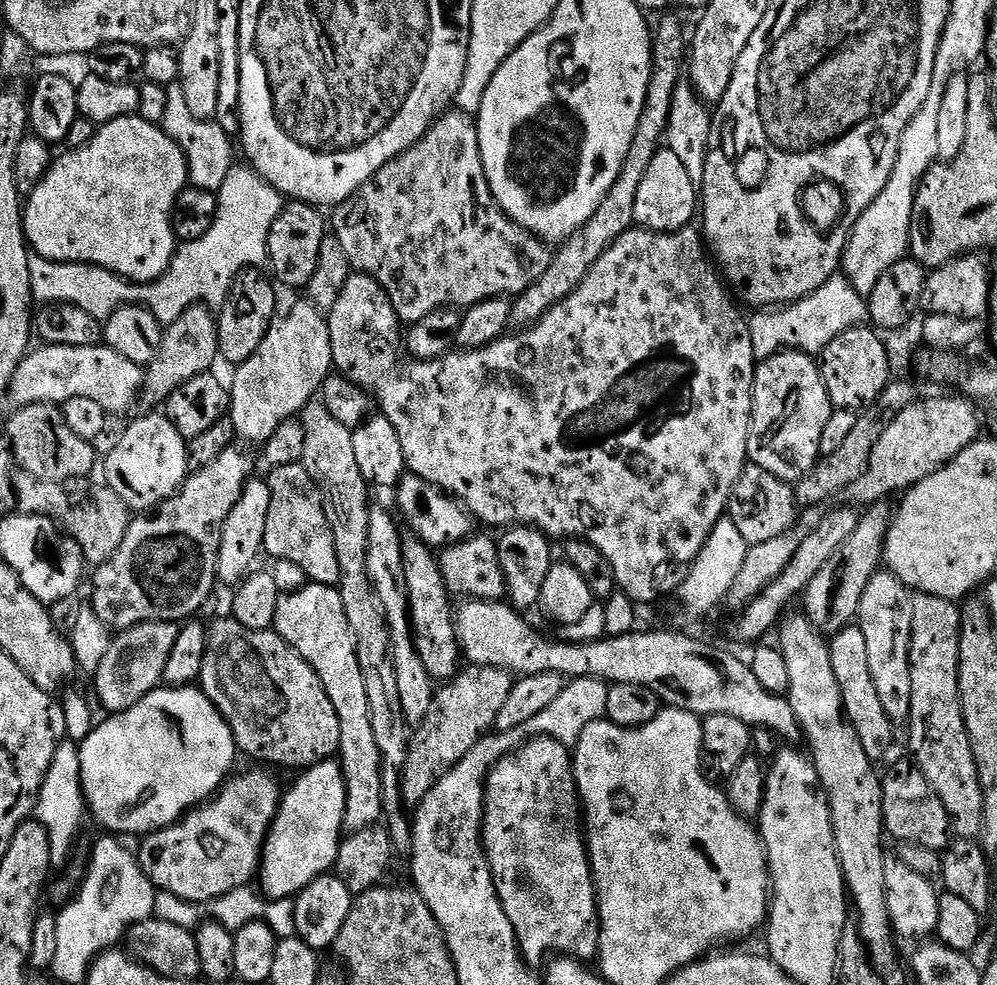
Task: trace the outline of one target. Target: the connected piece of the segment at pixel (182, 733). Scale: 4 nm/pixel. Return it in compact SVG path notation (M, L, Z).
M161 686L150 693L146 698L142 698L142 702L138 702L134 706L130 706L130 710L125 712L117 712L109 715L108 720L97 723L89 734L89 737L79 743L80 761L82 762L82 774L80 781L84 787L84 799L86 801L87 811L105 828L105 833L119 834L124 836L136 836L135 838L143 838L149 836L151 832L157 832L163 828L168 828L172 824L177 824L187 813L205 805L213 796L219 793L224 787L226 781L233 775L232 767L236 764L236 756L238 757L238 749L236 739L230 730L230 726L226 722L226 718L222 718L222 714L214 706L214 702L210 702L210 698L204 691L196 686Z

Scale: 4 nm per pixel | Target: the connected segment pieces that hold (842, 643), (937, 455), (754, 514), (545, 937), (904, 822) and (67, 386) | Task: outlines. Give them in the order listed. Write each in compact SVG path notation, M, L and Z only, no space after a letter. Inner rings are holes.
M859 626L843 628L831 637L828 649L830 663L834 666L834 678L838 678L838 686L842 690L844 709L854 730L858 730L858 738L862 738L862 750L866 750L873 762L880 762L891 750L898 728L886 714L882 698L878 698L878 690L874 687L874 678L870 675L870 657L866 654L866 634L862 634Z
M955 395L932 396L929 400L918 398L906 410L896 413L882 432L882 438L874 444L866 474L862 474L858 482L850 482L842 494L843 499L860 510L867 510L871 504L885 503L892 498L888 496L903 494L922 482L922 478L930 478L930 474L942 470L956 460L962 450L981 439L980 412L976 409L979 407L967 396Z
M749 463L738 478L738 482L734 482L726 516L738 526L749 546L758 542L770 542L770 538L778 538L778 534L792 529L798 519L796 489L789 481L779 480L774 474Z
M540 736L536 740L528 740L516 752L505 756L492 767L484 790L484 831L482 833L484 853L488 855L488 864L492 867L492 877L496 883L496 893L506 910L506 918L510 918L510 926L514 926L514 934L520 944L520 955L532 966L540 963L543 965L553 954L557 957L571 956L572 959L581 962L592 962L597 959L600 950L600 903L596 901L596 883L592 877L592 863L588 857L586 828L582 823L582 805L580 792L576 789L572 757L573 753L569 745L558 742L552 736Z
M905 758L892 768L889 776L883 777L884 793L882 794L882 814L884 831L900 844L930 846L930 850L943 853L954 839L950 814L942 806L942 798L934 794L934 786L926 782L926 774L916 765L915 760Z
M44 344L33 347L18 366L8 387L8 399L13 405L55 404L63 406L74 398L91 398L109 414L124 412L141 395L145 369L122 358L104 344L98 346L54 346Z

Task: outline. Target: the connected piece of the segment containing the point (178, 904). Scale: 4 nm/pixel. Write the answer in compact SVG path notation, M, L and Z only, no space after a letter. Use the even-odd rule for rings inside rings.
M252 886L230 890L230 894L222 894L217 900L209 900L207 904L195 904L189 900L178 898L178 894L157 891L156 901L154 902L154 916L161 919L162 922L172 922L176 926L191 930L199 928L207 919L216 920L222 926L230 929L233 934L242 930L242 926L250 926L252 922L260 920L266 926L270 926L270 930L274 930L274 934L281 940L296 935L293 901L270 900Z

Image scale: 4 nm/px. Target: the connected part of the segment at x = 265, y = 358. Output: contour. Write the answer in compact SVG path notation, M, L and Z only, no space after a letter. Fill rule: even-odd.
M310 302L296 304L288 313L277 315L272 321L266 338L262 338L262 346L254 350L252 357L235 369L236 377L230 380L230 419L236 427L237 437L241 441L249 440L256 446L263 446L282 426L282 422L299 417L305 406L317 399L323 389L324 381L333 375L332 347L330 346L330 330L325 313L315 308Z

